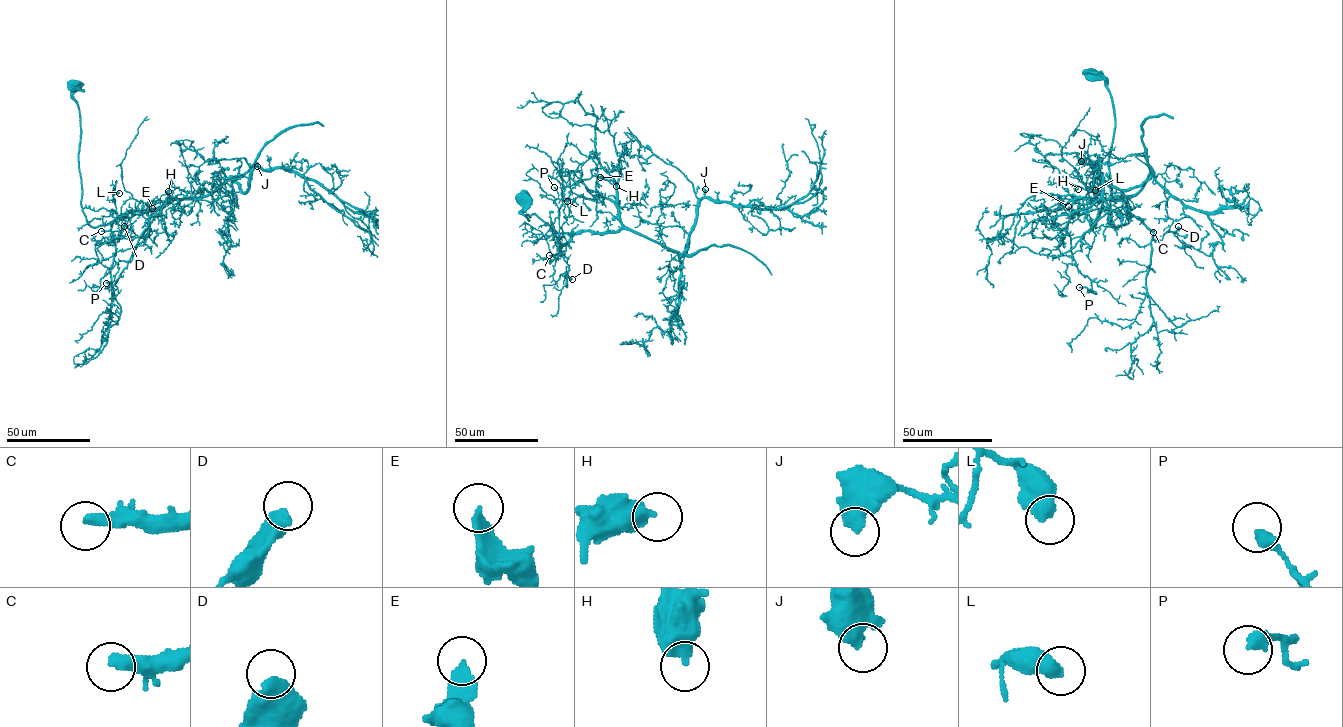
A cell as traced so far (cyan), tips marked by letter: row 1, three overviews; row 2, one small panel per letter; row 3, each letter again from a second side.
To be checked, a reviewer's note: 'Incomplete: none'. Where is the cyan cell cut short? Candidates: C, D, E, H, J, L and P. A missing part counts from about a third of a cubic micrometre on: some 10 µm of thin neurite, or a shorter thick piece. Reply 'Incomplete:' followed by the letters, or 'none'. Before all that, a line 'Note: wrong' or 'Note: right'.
Note: wrong
Incomplete: C

